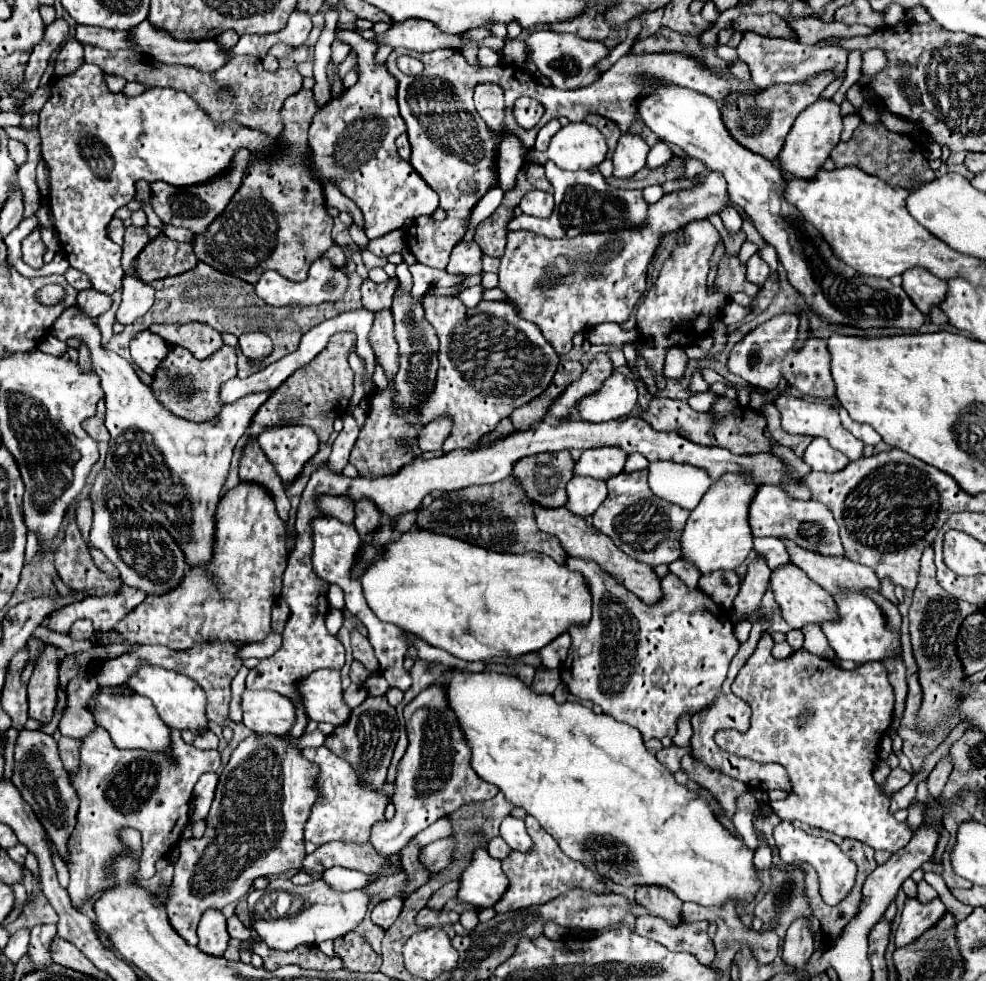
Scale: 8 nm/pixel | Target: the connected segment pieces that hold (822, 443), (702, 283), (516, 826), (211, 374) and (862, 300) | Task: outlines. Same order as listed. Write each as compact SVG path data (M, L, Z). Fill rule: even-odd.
M812 437L812 443L806 447L802 459L812 467L812 471L830 471L830 473L840 471L848 463L846 455L830 447L830 443L826 443L826 439L822 437Z
M706 219L692 221L686 227L682 227L676 249L666 259L656 283L646 293L646 299L640 303L640 307L636 311L636 321L638 321L638 327L640 327L644 343L646 343L642 357L646 359L650 369L656 373L658 389L664 387L662 367L664 367L666 351L672 345L682 345L682 347L690 345L690 343L694 343L694 339L698 335L706 333L710 327L710 317L722 315L722 309L730 301L730 293L744 291L746 295L754 297L760 291L760 287L756 287L754 283L750 283L746 279L746 267L740 265L738 257L730 259L728 255L724 255L724 259L720 261L718 279L716 279L716 287L720 289L720 293L716 293L716 295L706 293L706 275L708 275L708 267L710 267L708 261L710 261L712 251L718 241L720 241L720 233Z
M504 817L502 825L500 825L500 837L506 839L506 843L514 849L514 851L528 851L532 847L532 839L526 833L524 821L518 817Z
M176 345L168 351L166 359L160 363L158 371L154 373L150 389L154 397L160 401L160 405L166 407L176 417L182 417L188 421L208 421L222 411L222 403L218 399L218 391L222 383L226 383L228 379L234 379L236 375L238 375L238 369L236 369L234 347L224 345L216 355L210 355L210 359L194 359L190 351Z
M660 81L640 99L636 99L636 109L642 121L656 133L658 139L684 149L690 157L700 159L708 169L720 171L724 175L730 199L752 217L760 237L774 245L780 263L788 271L788 281L806 297L808 307L814 309L820 317L828 319L830 323L844 323L862 329L918 329L926 321L926 315L914 307L902 287L894 287L888 279L882 277L864 277L834 257L822 235L802 219L796 207L786 203L782 197L782 171L762 155L742 147L730 135L730 131L726 131L716 101L686 87L674 87Z

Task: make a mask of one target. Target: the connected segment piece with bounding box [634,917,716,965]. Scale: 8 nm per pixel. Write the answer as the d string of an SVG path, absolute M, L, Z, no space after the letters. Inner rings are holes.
M638 917L634 933L654 939L672 951L692 951L702 965L710 965L716 951L706 935L708 925L708 921L696 921L670 927L670 923L662 923L658 917Z

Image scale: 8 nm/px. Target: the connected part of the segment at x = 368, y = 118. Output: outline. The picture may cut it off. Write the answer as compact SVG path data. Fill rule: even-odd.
M338 29L335 35L336 39L348 43L358 53L360 77L354 87L346 89L340 97L334 97L328 105L318 109L310 125L310 147L312 147L314 165L320 171L320 175L324 179L330 179L330 183L334 183L346 197L350 197L362 209L366 221L366 235L368 239L374 239L404 227L408 217L432 215L434 209L438 207L438 195L434 189L426 185L426 181L422 181L422 177L414 171L414 167L410 167L410 163L406 163L396 153L394 141L406 131L406 125L398 113L396 79L386 71L386 65L374 63L374 55L378 47L372 41L362 39L350 29Z

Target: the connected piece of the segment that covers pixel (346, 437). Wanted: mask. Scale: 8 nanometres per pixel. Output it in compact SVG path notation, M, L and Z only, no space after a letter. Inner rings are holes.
M350 413L342 415L342 423L344 423L344 429L338 433L338 437L336 437L334 445L332 445L330 459L328 459L330 461L328 465L338 473L342 473L344 465L348 463L348 455L350 455L350 451L354 447L354 439L358 439L358 431L360 431L356 419Z

